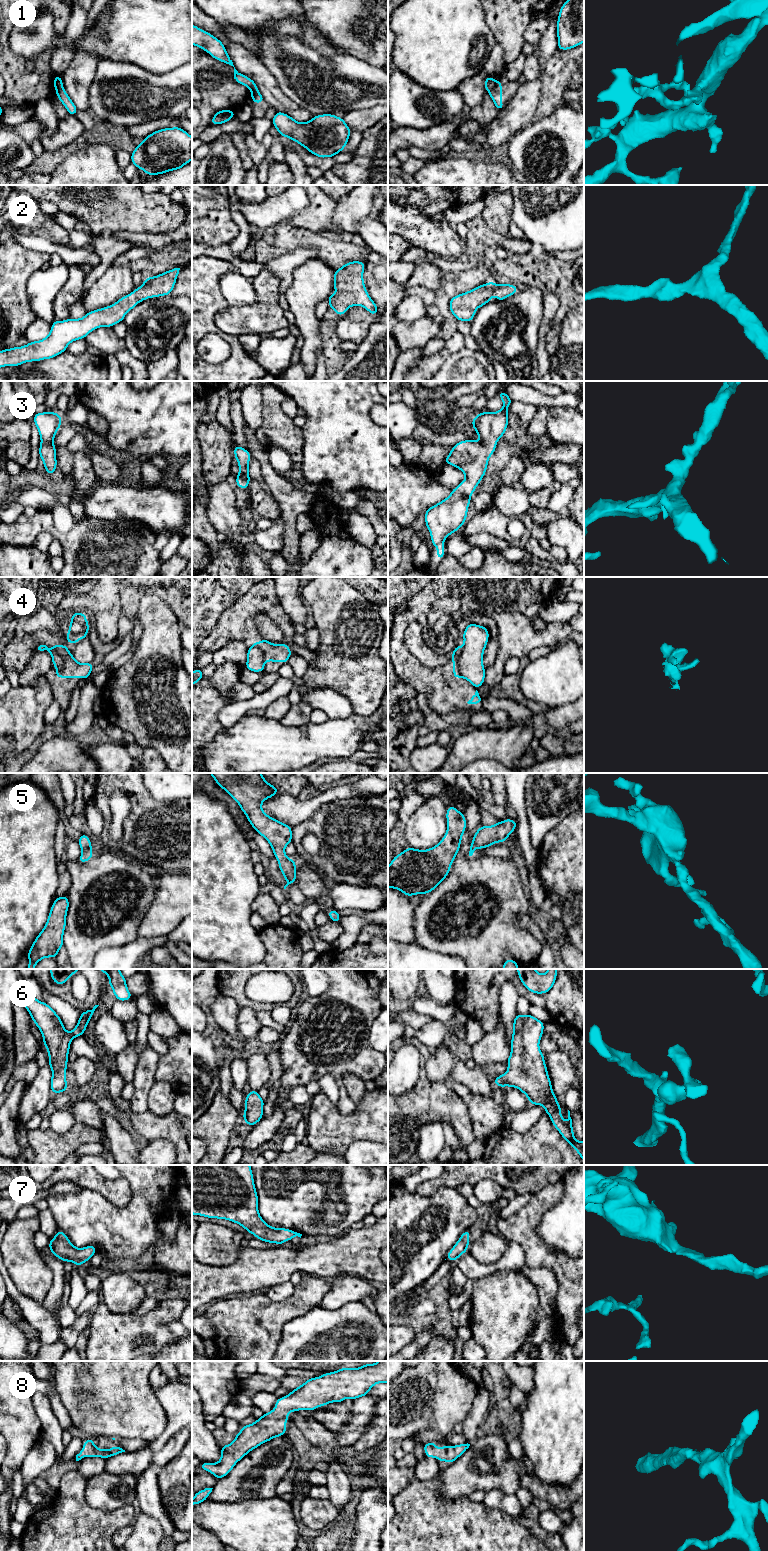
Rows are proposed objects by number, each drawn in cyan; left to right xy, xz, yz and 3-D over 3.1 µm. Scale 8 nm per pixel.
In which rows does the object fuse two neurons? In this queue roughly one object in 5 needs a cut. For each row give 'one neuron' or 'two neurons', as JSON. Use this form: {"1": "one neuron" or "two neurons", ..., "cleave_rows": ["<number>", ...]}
{"1": "two neurons", "2": "one neuron", "3": "one neuron", "4": "two neurons", "5": "one neuron", "6": "one neuron", "7": "one neuron", "8": "one neuron", "cleave_rows": ["1", "4"]}

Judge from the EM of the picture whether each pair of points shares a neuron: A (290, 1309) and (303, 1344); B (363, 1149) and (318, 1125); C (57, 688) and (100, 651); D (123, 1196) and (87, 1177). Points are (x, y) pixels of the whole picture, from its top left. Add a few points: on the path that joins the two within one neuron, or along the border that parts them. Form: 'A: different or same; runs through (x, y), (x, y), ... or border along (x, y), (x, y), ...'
A: different; border along (314, 1306), (289, 1320), (283, 1326), (280, 1338)
B: different; border along (376, 1143), (354, 1141), (344, 1154)
C: same; runs through (69, 676), (74, 671), (83, 671), (93, 663)
D: same; runs through (114, 1191), (96, 1182)

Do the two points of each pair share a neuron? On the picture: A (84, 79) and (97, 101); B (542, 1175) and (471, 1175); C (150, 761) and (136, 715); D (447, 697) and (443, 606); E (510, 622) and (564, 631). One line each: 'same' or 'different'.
A: different
B: same
C: different
D: different
E: same

